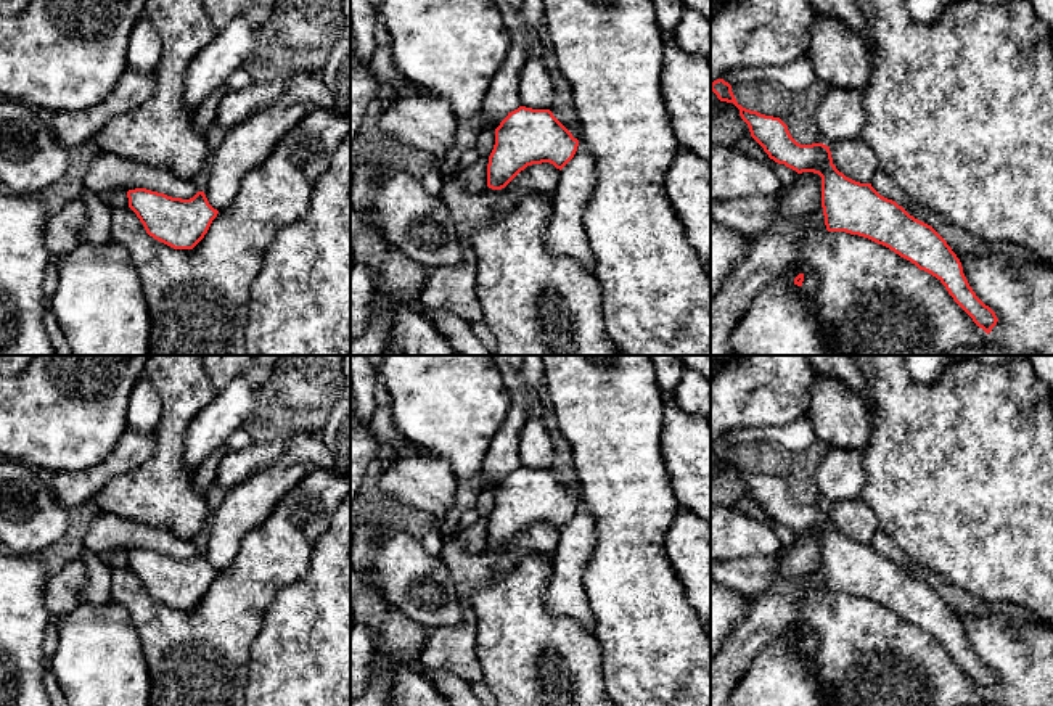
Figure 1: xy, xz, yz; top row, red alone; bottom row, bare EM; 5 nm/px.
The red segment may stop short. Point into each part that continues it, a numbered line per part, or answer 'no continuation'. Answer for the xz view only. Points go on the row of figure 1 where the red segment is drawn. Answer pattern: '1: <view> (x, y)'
no continuation

